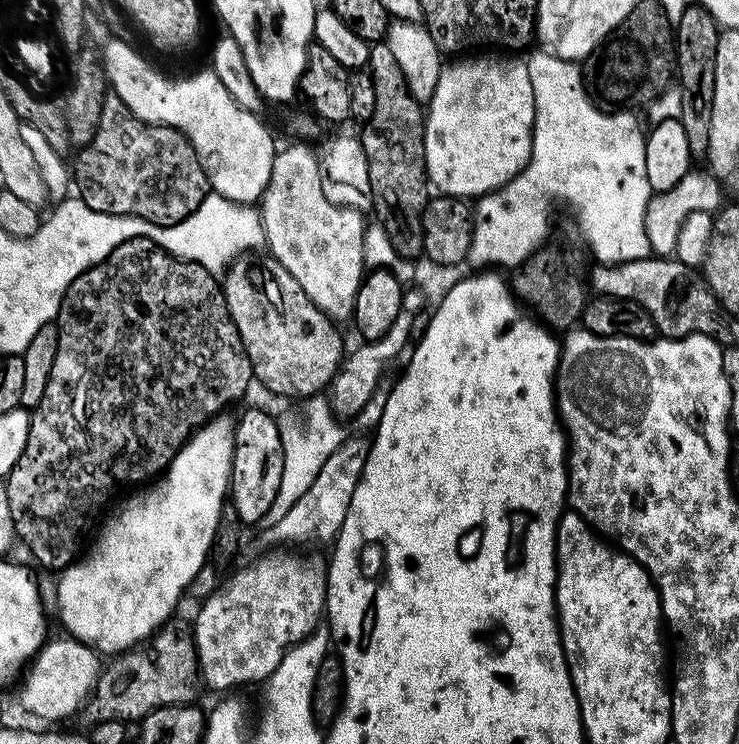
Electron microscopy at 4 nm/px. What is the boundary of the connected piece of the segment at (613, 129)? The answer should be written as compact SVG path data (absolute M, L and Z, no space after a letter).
M545 50L527 57L526 63L530 70L530 82L534 86L536 107L532 156L528 159L528 165L511 182L475 201L468 260L476 263L480 270L515 269L523 264L547 241L544 239L548 236L548 211L555 200L569 204L576 211L576 224L599 263L625 264L628 260L645 259L650 249L644 219L654 193L646 178L646 136L643 131L640 133L639 122L631 116L631 111L607 112L597 107L584 91L581 69L573 61L563 60Z

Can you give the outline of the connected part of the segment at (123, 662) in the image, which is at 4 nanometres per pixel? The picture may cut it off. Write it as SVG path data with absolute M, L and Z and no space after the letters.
M170 618L151 637L127 652L111 657L103 665L96 688L82 709L92 726L104 720L139 722L146 714L159 708L184 706L196 696L196 683L201 683L200 663L196 660L193 629L184 620Z

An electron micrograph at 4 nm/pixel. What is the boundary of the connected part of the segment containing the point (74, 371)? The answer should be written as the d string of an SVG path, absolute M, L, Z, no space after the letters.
M146 237L124 240L105 260L99 260L78 278L74 278L62 298L54 323L58 330L58 354L54 354L54 366L50 366L50 382L46 382L44 400L31 413L32 425L26 438L26 446L16 465L8 471L6 507L12 511L17 537L28 548L31 559L36 559L44 568L63 570L81 555L80 547L89 543L88 531L97 527L96 515L107 506L108 499L127 484L140 486L159 477L197 428L201 428L217 415L223 409L220 408L223 404L243 398L244 391L253 387L254 377L250 358L238 334L238 326L234 326L234 318L230 318L221 281L200 264L181 259L179 255L161 248Z

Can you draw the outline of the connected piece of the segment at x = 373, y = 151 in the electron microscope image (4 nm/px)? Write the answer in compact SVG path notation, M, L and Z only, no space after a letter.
M388 43L371 45L366 68L372 74L376 102L374 114L363 125L364 133L359 133L358 139L369 167L371 211L376 214L375 223L384 228L397 257L412 262L416 260L415 256L424 256L424 231L420 220L430 199L430 181L424 161L426 112L421 101L410 94L406 74L402 74L402 66L398 66Z

